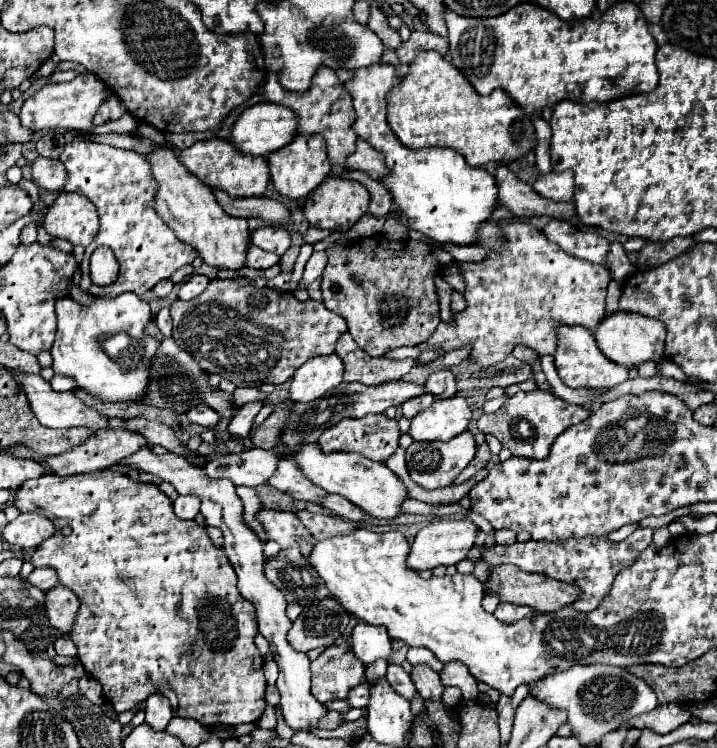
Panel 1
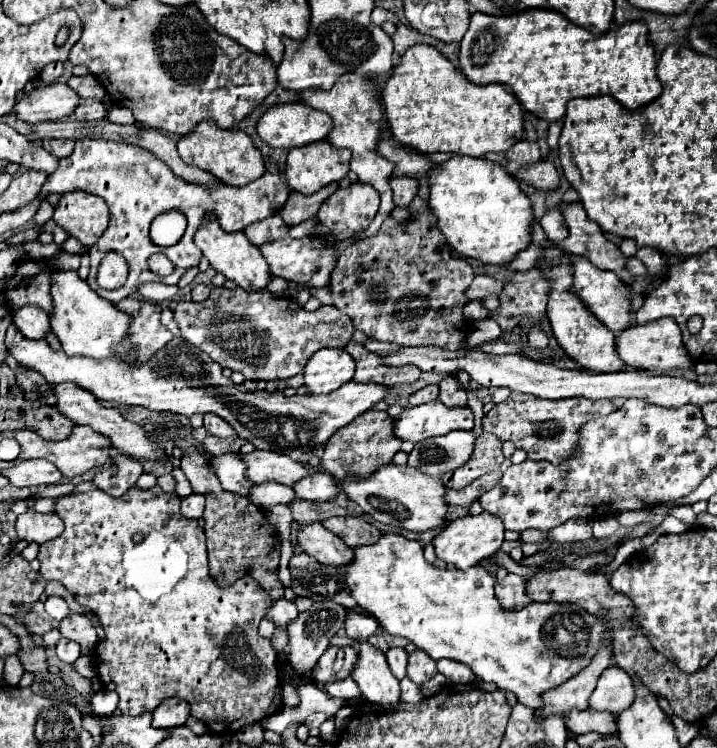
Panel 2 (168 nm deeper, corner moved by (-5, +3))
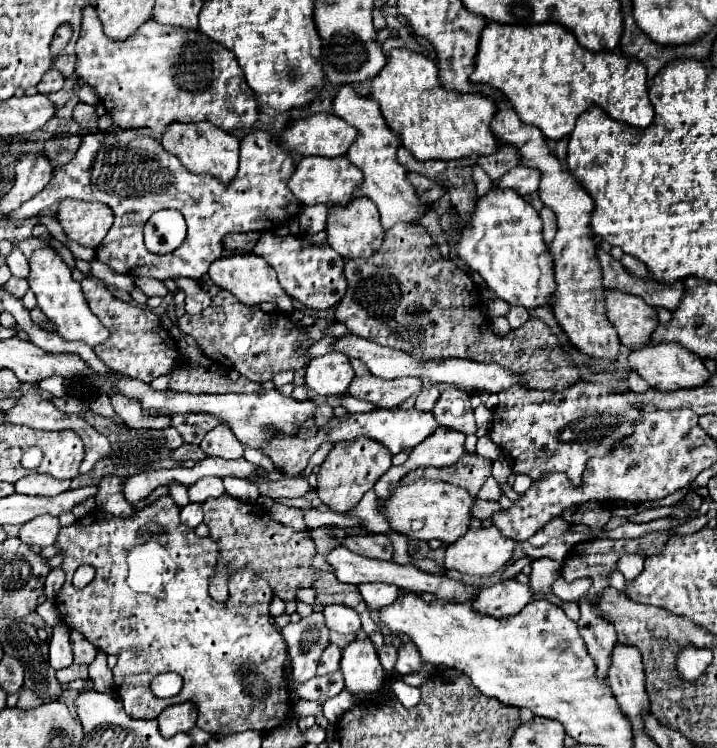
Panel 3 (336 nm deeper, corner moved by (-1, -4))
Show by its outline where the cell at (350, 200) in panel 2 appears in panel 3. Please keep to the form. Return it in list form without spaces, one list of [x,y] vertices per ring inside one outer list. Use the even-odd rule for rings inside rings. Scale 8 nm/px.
[[[357,197],[351,205],[347,207],[333,207],[329,209],[329,219],[327,219],[327,237],[329,245],[345,259],[357,259],[357,257],[369,257],[381,249],[381,239],[385,237],[385,229],[381,227],[379,221],[379,211],[373,205],[373,201],[365,197]]]

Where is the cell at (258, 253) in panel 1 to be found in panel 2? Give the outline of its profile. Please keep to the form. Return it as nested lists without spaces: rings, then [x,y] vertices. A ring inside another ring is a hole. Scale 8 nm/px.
[[[285,236],[283,240],[259,246],[259,250],[265,256],[273,276],[281,276],[285,280],[293,280],[293,282],[305,284],[305,286],[325,286],[325,284],[329,284],[331,270],[335,268],[335,254],[333,254],[331,246],[333,246],[333,242],[327,238],[321,238],[321,236],[303,236],[299,240]]]

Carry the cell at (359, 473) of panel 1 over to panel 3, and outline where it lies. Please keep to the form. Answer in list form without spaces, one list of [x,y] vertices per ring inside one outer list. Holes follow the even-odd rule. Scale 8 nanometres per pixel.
[[[419,479],[409,485],[399,485],[389,501],[379,501],[385,507],[385,515],[395,531],[405,533],[409,539],[429,541],[441,539],[443,543],[455,543],[465,531],[469,531],[469,523],[473,519],[471,509],[475,497],[471,497],[463,487],[449,485],[433,479]]]

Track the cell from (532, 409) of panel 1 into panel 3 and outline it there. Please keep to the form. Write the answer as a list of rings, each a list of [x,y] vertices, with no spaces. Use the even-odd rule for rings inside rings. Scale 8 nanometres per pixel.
[[[583,379],[565,391],[535,391],[511,387],[509,391],[499,393],[499,405],[493,411],[493,425],[489,437],[511,459],[513,473],[529,475],[533,481],[543,479],[551,473],[565,473],[573,485],[581,485],[581,475],[589,459],[607,455],[617,439],[633,435],[633,423],[639,423],[643,415],[641,409],[621,403],[621,395],[615,395],[611,390],[614,389],[609,385],[594,384]]]

